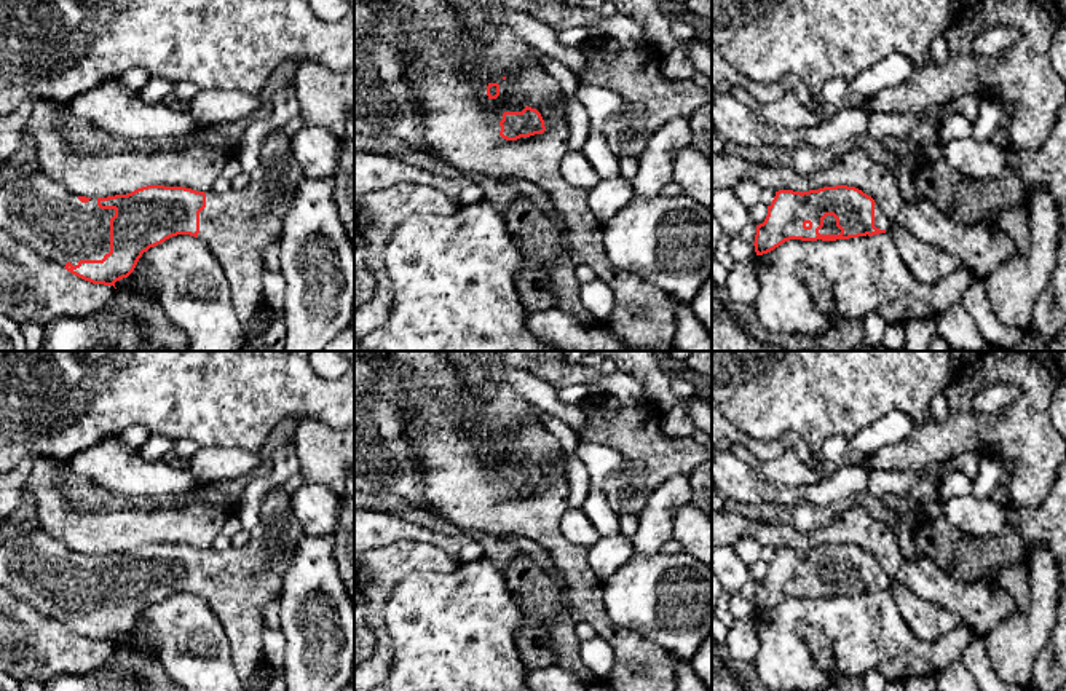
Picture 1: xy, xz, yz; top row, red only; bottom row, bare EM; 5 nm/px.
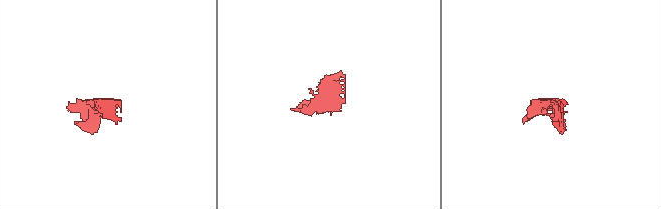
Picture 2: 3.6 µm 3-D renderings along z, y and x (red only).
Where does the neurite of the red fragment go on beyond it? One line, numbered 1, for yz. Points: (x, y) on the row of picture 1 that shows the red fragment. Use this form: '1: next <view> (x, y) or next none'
1: next yz (881, 222)

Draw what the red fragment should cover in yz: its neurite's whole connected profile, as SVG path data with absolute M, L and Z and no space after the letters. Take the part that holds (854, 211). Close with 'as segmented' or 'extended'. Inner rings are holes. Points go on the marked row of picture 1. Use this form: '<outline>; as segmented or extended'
M836 185L809 192L779 190L768 206L768 215L756 225L755 252L768 254L790 239L836 241L889 233L892 223L881 206L855 187Z; extended

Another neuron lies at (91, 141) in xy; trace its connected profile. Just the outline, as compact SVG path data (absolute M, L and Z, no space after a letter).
M62 116L62 132L78 155L116 155L132 152L132 140L105 132L86 118Z

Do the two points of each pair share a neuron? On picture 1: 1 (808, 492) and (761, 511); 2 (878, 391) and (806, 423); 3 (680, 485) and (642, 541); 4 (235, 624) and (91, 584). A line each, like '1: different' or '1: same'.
1: different
2: same
3: same
4: same

